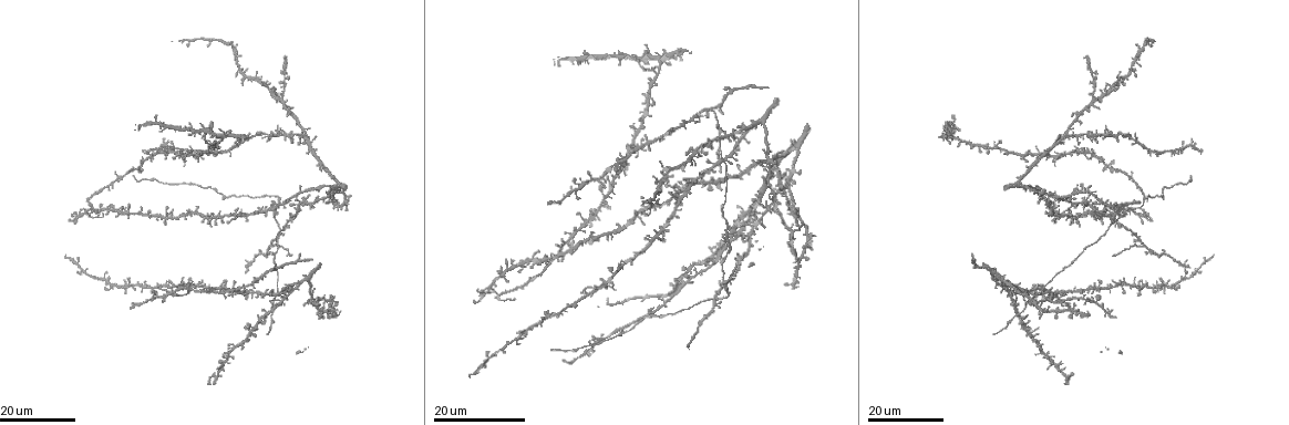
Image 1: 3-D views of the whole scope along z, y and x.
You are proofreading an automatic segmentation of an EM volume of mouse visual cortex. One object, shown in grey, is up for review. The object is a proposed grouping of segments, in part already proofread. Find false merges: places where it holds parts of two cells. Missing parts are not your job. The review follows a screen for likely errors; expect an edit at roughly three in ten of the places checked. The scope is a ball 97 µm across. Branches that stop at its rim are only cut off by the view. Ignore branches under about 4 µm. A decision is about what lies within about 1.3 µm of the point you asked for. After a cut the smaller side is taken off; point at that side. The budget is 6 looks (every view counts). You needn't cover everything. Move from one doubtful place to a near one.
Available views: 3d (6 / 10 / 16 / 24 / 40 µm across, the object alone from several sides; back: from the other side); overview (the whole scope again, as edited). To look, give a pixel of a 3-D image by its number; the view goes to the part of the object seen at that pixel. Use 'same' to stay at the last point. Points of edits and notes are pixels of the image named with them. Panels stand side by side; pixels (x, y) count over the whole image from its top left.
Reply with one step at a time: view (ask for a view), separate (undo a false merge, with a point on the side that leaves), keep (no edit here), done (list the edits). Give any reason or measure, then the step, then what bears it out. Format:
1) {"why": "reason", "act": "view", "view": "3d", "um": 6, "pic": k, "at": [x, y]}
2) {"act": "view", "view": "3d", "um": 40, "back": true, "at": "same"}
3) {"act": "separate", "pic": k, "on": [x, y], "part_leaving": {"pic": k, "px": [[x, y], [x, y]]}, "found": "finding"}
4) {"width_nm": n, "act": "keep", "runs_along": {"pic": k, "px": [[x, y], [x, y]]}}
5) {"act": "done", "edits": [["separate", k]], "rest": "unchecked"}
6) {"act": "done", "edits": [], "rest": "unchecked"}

{"why": "four or more arms meet", "act": "view", "view": "3d", "um": 16, "pic": 1, "at": [588, 295]}

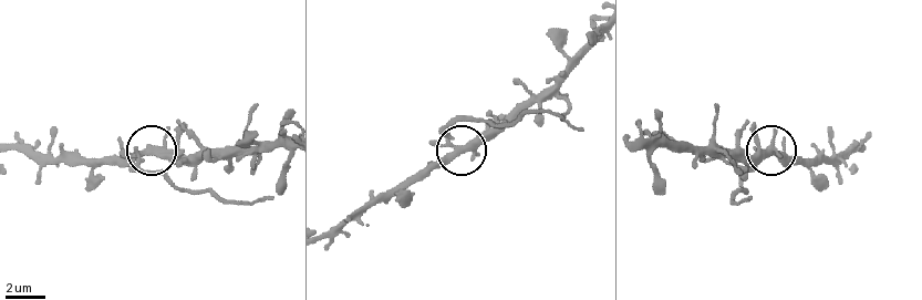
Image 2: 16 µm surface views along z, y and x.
{"act": "view", "view": "3d", "um": 6, "pic": 2, "at": [146, 152]}

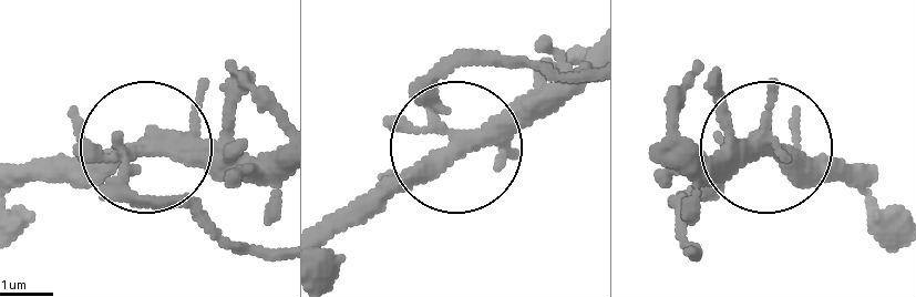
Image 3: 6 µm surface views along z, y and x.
{"act": "view", "view": "3d", "um": 6, "back": true, "pic": 3, "at": [142, 149]}

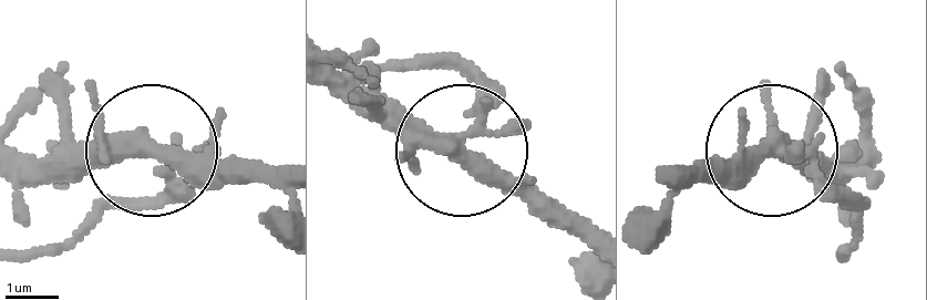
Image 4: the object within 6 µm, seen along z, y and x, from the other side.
{"side_arm_um": 9, "arms": 5, "act": "separate", "pic": 4, "on": [113, 207], "found": "a second cell is stuck on"}

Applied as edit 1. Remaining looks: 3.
{"act": "view", "view": "overview"}

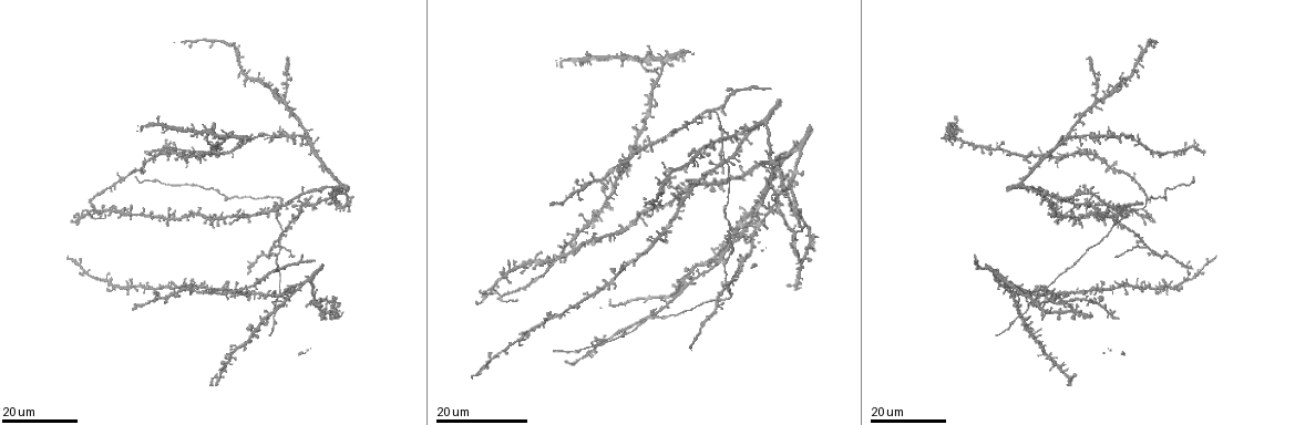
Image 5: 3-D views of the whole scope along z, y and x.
{"why": "four or more arms meet", "act": "view", "view": "3d", "um": 24, "pic": 5, "at": [487, 294]}

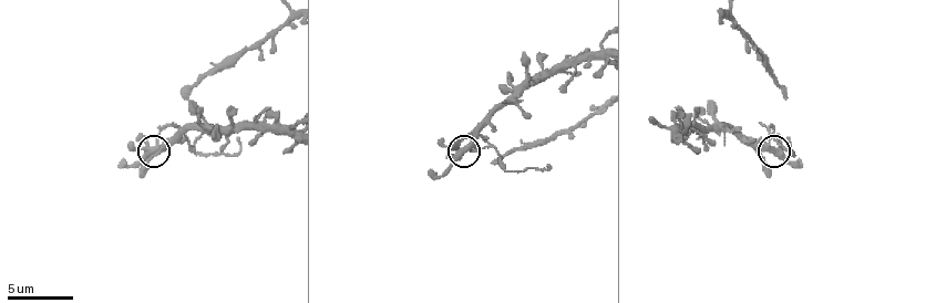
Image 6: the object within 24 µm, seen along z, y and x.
{"act": "view", "view": "3d", "um": 10, "pic": 6, "at": [468, 148]}

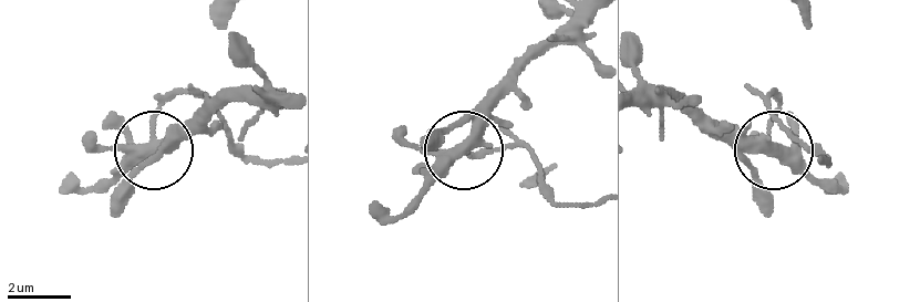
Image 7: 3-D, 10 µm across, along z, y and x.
{"arms": 5, "act": "separate", "pic": 7, "on": [171, 93], "found": "two cells meet here"}

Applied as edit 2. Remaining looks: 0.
{"act": "done", "edits": [["separate", 4], ["separate", 7]], "rest": "unchecked"}

